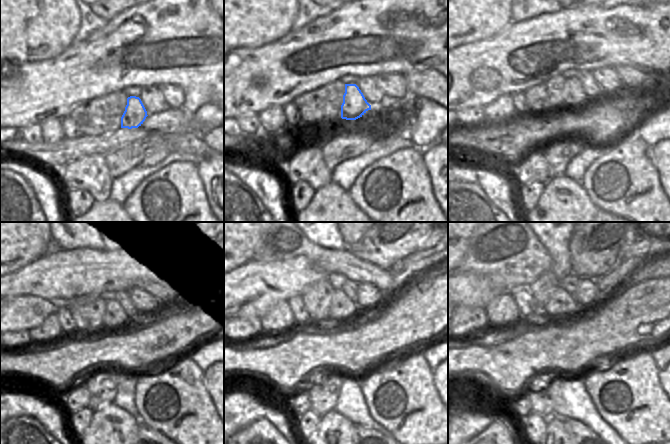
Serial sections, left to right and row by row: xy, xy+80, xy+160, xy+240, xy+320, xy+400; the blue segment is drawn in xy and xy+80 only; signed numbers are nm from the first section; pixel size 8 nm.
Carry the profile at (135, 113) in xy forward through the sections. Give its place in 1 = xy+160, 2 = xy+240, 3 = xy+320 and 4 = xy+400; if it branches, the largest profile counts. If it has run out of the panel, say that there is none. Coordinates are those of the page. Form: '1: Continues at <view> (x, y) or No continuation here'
1: Continues at xy+160 (574, 95)
2: Continues at xy+240 (121, 310)
3: Continues at xy+320 (342, 307)
4: Continues at xy+400 (560, 303)

